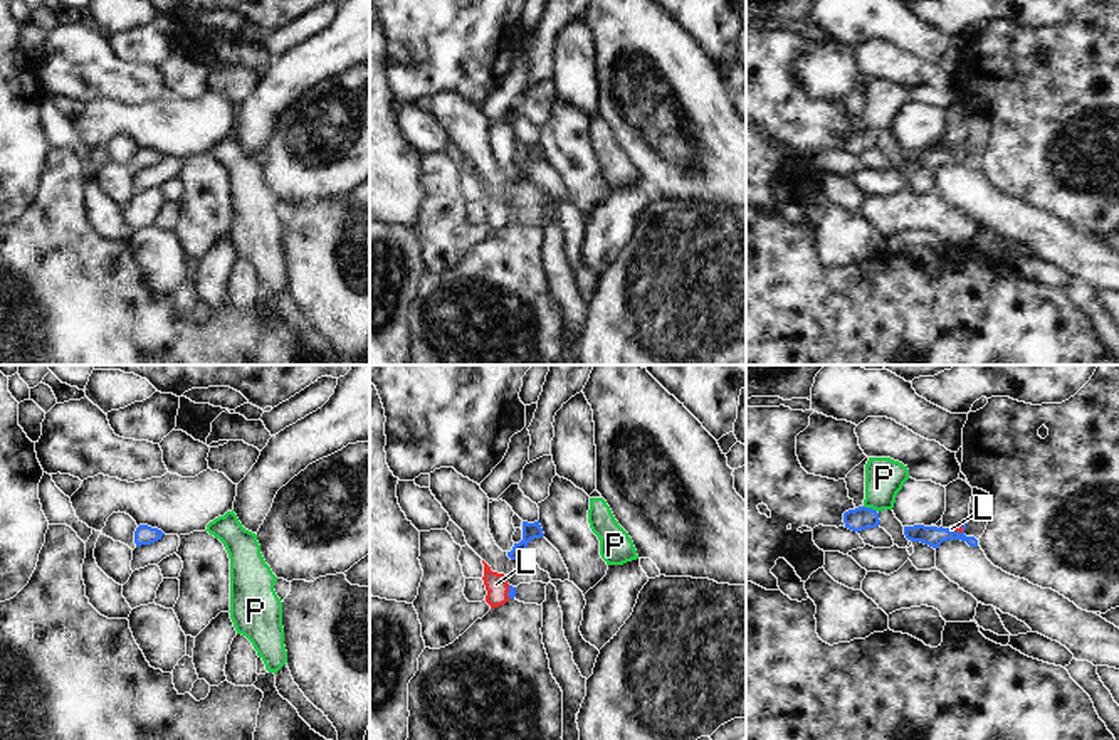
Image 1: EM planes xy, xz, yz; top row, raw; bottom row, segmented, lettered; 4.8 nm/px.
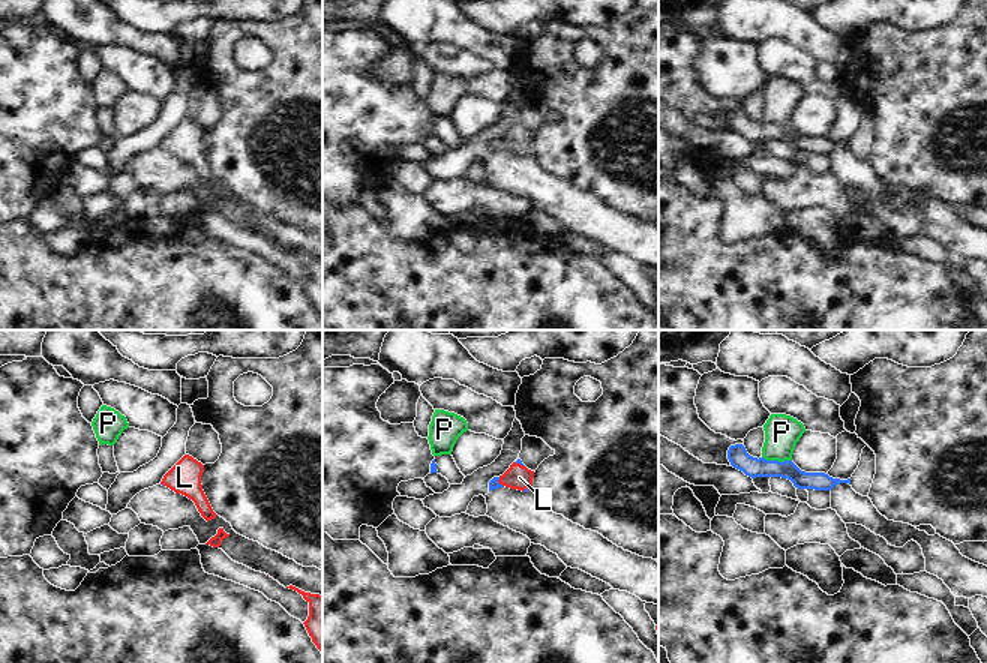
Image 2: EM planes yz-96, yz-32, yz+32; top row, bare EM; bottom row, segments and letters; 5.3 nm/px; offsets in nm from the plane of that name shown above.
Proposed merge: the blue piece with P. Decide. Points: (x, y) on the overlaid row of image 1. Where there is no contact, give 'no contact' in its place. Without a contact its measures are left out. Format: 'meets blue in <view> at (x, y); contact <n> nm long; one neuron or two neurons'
meets blue in yz at (871, 508); contact 70 nm long; two neurons

